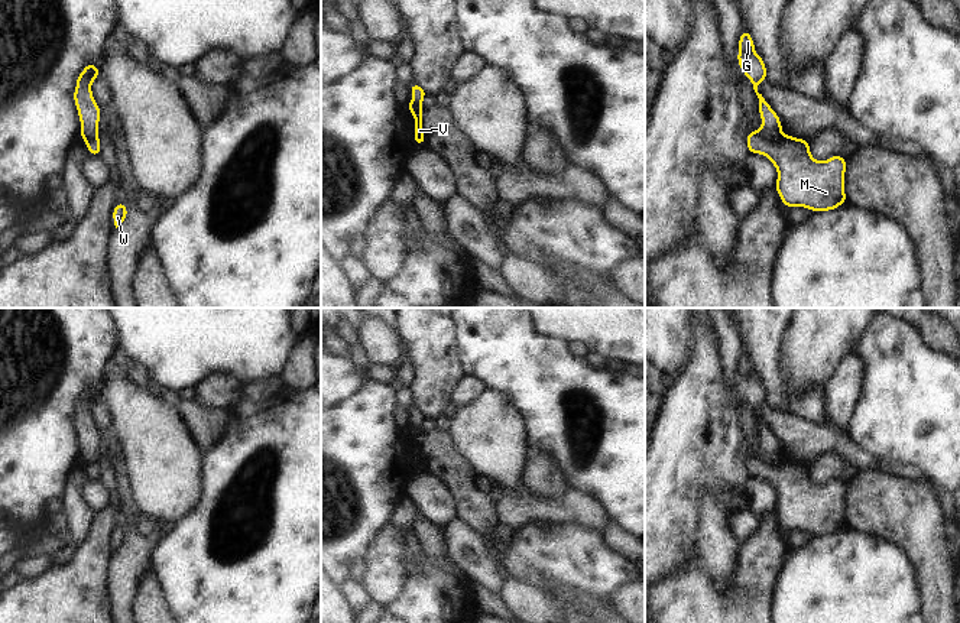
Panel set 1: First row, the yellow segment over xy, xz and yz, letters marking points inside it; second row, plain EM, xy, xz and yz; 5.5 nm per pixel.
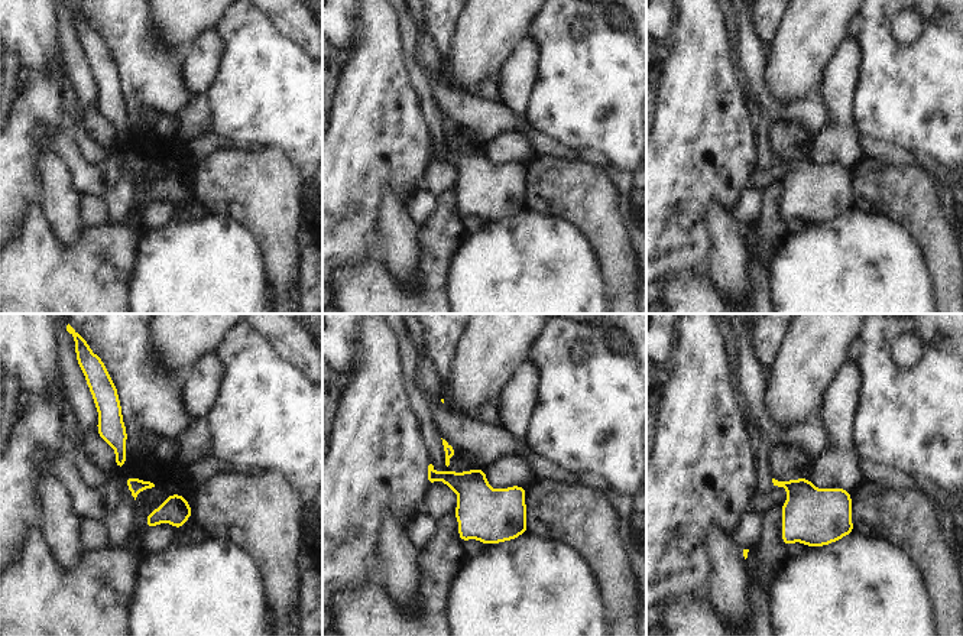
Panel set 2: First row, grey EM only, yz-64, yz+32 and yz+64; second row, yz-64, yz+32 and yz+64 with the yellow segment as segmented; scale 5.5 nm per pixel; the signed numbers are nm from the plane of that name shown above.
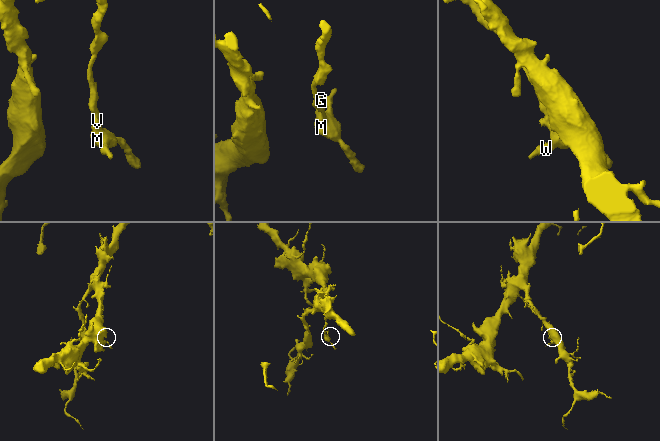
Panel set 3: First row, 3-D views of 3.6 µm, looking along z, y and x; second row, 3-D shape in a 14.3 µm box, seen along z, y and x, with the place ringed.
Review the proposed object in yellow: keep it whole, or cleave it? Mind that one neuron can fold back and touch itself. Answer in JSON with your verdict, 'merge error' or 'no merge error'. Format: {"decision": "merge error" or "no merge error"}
{"decision": "merge error"}

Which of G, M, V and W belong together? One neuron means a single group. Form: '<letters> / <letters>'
G / M V W

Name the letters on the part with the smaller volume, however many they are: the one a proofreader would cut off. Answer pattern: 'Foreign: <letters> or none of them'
Foreign: M, V, W

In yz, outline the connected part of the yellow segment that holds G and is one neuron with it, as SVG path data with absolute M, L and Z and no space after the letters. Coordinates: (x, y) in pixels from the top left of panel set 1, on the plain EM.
M743 353L739 361L737 386L745 400L747 400L752 405L753 413L759 422L758 431L759 431L760 442L762 442L760 460L763 463L772 464L781 460L782 447L778 438L762 421L762 418L758 416L758 409L766 403L768 393L763 387L763 383L760 382L760 379L758 379L753 374L753 371L755 371L755 366L750 357L746 353Z

